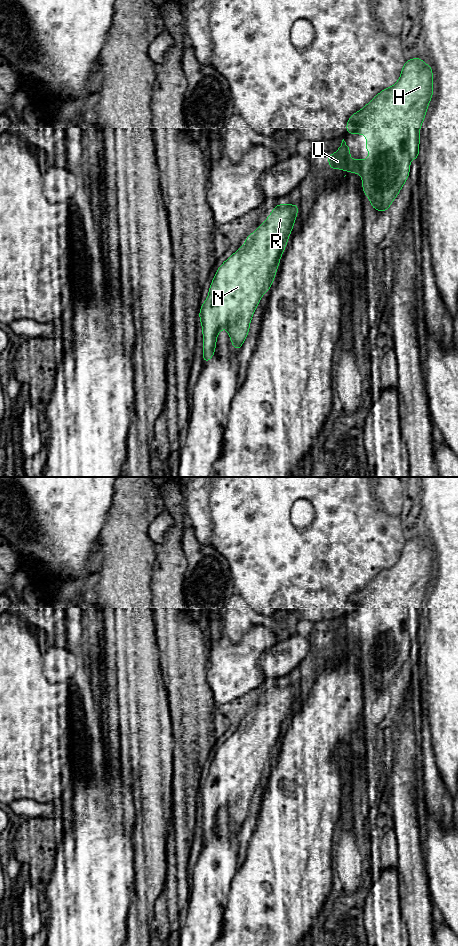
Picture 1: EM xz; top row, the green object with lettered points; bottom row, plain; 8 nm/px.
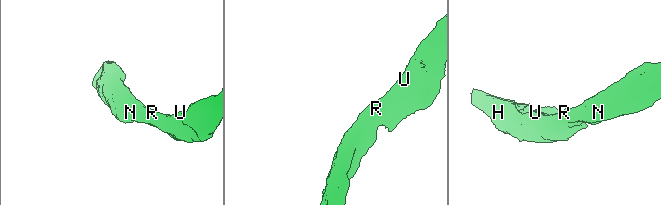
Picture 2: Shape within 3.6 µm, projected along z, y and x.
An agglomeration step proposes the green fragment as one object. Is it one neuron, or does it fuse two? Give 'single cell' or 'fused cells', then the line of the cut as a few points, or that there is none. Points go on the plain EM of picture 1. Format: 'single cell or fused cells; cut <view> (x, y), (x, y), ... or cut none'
single cell; cut none

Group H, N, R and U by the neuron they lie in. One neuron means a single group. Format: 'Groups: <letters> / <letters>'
Groups: H N R U

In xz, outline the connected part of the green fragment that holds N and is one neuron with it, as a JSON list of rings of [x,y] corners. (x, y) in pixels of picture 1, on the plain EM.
[[[279,684],[272,690],[271,695],[264,703],[246,719],[245,725],[240,726],[231,737],[229,737],[217,750],[215,757],[209,769],[209,775],[204,784],[201,785],[199,799],[202,802],[203,809],[203,840],[207,844],[210,838],[215,834],[216,819],[219,811],[226,807],[233,823],[233,829],[239,830],[248,815],[249,805],[252,795],[265,772],[268,772],[273,763],[281,735],[287,724],[289,714],[293,709],[293,703],[299,686]]]

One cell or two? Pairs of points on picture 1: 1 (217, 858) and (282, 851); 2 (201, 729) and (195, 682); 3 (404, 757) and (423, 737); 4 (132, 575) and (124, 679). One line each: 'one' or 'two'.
1: two
2: one
3: two
4: one

